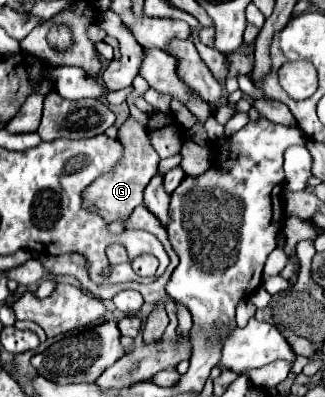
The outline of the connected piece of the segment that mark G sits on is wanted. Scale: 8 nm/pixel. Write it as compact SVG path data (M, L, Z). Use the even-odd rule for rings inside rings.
M131 116L119 128L117 140L123 146L123 156L119 158L119 162L113 166L111 172L95 178L81 194L83 196L83 208L99 214L107 224L111 224L115 220L129 218L129 214L143 202L143 190L145 190L147 182L155 176L157 164L161 160L159 154L155 152L155 148L151 146L149 130L143 124L139 124L137 120L133 120Z

